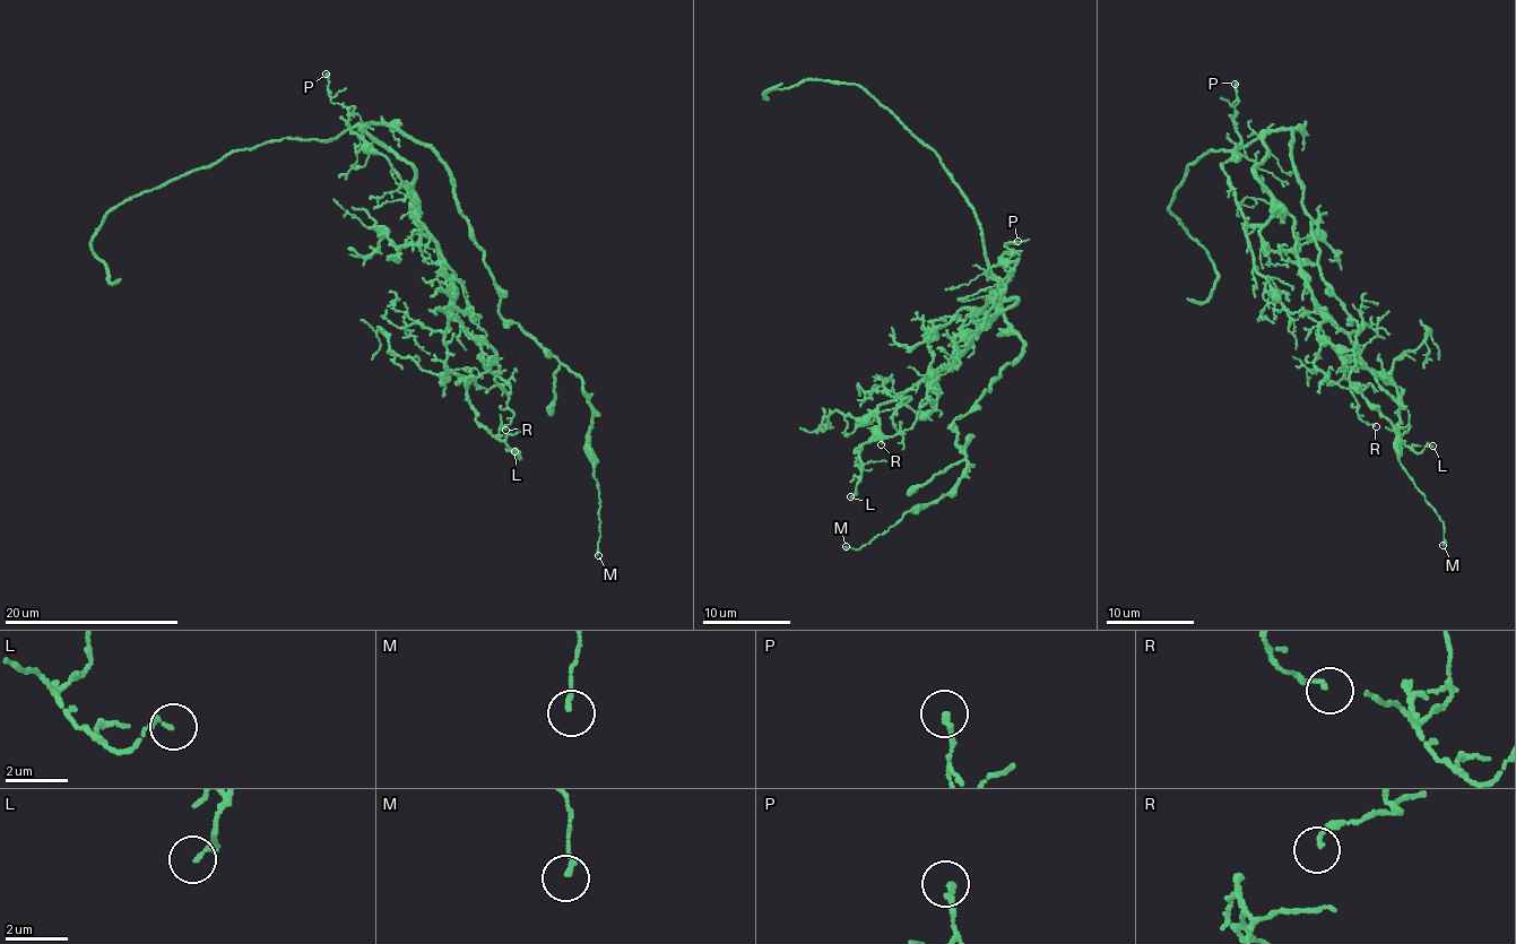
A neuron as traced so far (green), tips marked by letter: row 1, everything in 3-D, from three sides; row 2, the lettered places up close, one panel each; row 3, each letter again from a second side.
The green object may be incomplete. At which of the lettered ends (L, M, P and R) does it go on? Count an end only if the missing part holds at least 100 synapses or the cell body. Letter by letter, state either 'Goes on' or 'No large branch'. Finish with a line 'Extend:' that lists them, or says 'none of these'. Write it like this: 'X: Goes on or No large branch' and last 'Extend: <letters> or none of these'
L: No large branch
M: No large branch
P: No large branch
R: No large branch
Extend: none of these

